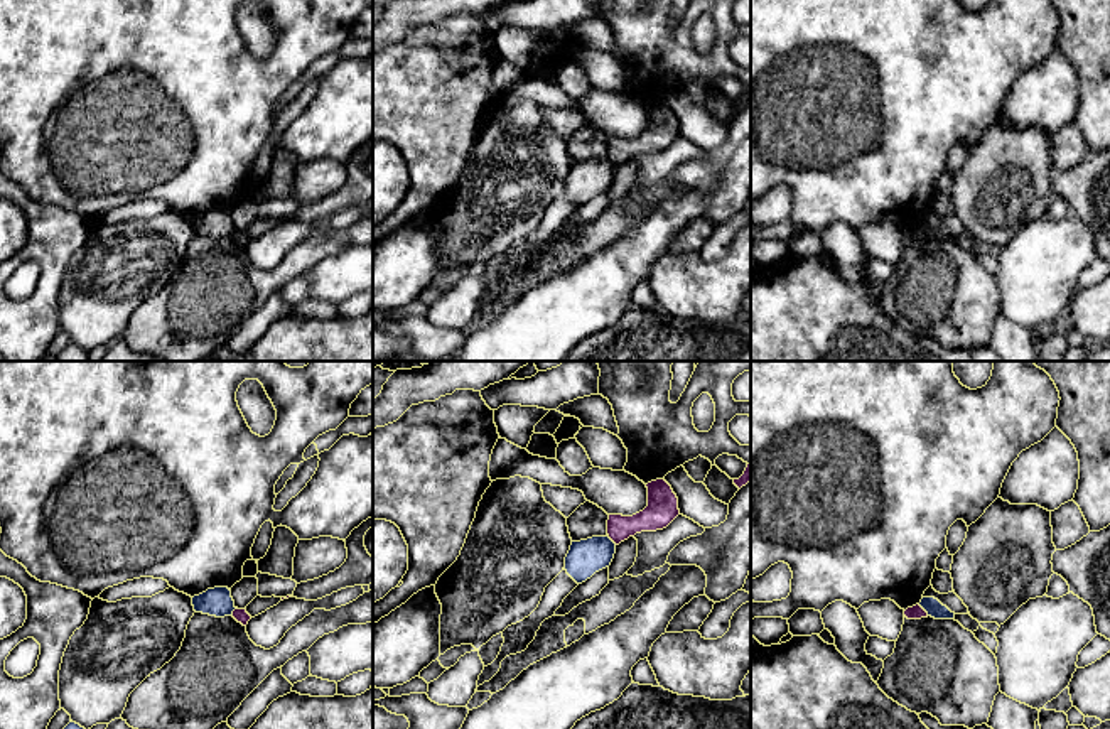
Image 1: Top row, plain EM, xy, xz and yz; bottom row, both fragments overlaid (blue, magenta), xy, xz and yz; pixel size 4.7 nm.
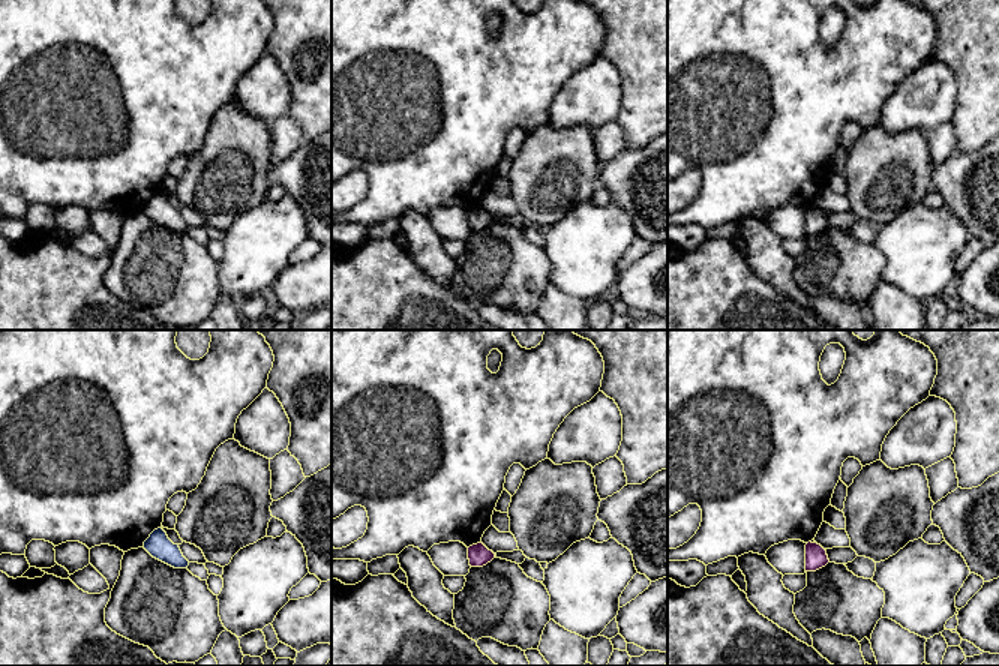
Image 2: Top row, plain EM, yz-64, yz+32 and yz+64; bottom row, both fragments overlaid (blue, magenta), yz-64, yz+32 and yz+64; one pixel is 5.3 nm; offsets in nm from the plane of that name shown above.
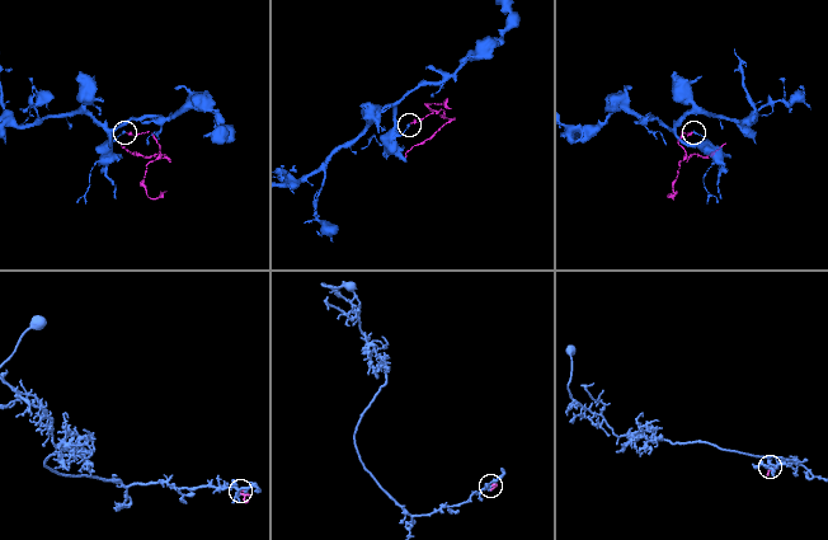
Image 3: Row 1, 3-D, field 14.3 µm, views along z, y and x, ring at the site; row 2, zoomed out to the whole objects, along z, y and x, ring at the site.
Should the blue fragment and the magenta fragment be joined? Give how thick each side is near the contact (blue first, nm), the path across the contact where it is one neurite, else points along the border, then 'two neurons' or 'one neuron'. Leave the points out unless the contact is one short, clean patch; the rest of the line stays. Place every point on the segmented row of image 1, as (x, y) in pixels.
80/70 nm | along yz (918, 604), (928, 615) | two neurons

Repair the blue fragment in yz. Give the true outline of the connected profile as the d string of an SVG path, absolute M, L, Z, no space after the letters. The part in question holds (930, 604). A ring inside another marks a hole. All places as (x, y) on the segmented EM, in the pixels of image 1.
M923 597L919 606L928 613L928 616L935 619L953 619L955 613L951 613L946 606L943 606L935 597Z

